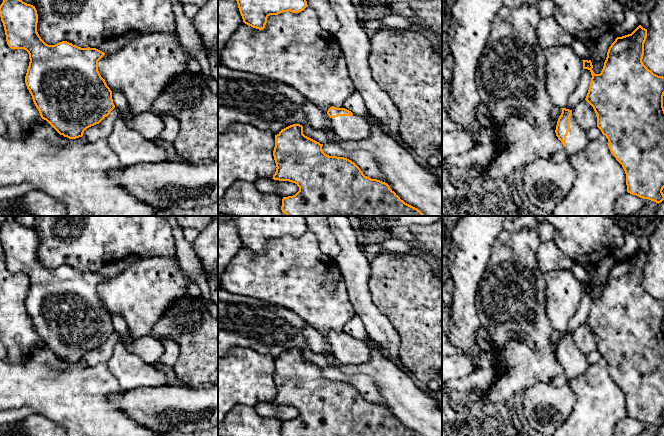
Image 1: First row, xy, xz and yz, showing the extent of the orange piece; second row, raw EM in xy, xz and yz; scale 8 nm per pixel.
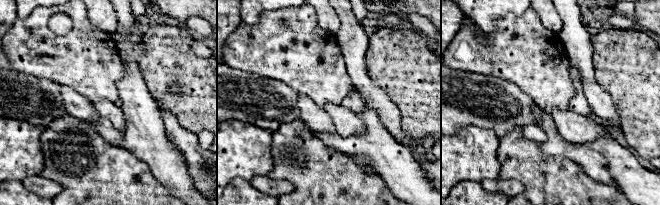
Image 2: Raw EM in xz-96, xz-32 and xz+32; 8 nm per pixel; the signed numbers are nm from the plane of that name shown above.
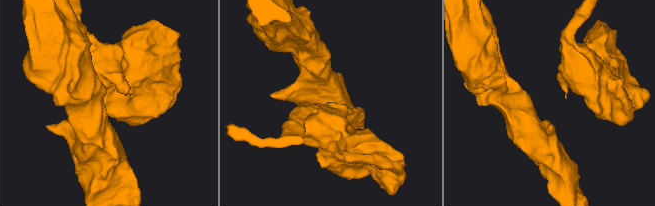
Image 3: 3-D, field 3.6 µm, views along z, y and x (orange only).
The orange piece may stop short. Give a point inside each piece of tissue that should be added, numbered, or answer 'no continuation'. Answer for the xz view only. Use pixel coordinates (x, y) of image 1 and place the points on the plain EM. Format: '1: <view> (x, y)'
1: xz (355, 351)

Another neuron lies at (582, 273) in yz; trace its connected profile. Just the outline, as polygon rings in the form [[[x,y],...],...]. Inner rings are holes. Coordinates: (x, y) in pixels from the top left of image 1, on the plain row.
[[[574,262],[571,271],[576,279],[582,284],[591,284],[592,276],[590,269],[588,269],[584,265]]]

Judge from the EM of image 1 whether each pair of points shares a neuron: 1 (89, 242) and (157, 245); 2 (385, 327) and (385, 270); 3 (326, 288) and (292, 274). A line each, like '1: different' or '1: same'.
1: same
2: different
3: same

